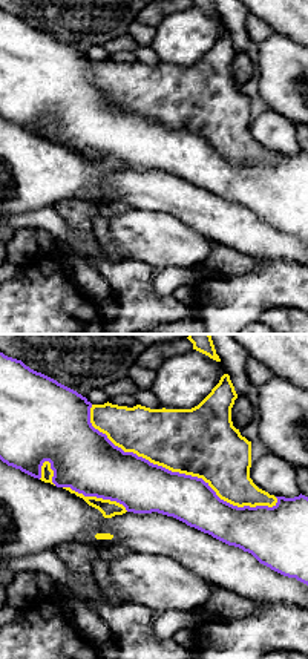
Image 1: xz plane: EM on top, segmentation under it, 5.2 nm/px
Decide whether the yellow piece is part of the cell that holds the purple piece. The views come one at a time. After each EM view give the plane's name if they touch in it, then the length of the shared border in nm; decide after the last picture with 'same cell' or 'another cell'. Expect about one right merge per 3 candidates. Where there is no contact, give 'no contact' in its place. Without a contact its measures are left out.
contact in xz; length 1100 nm

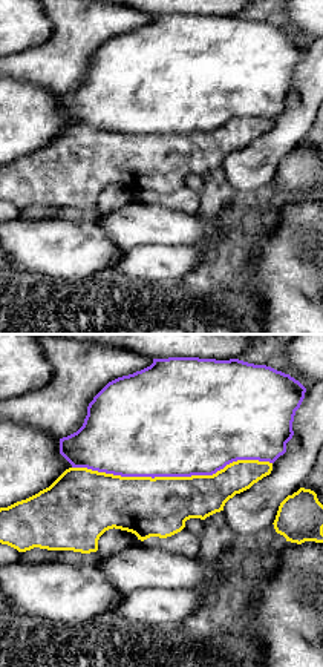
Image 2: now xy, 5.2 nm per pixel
contact in xy; length 1050 nm

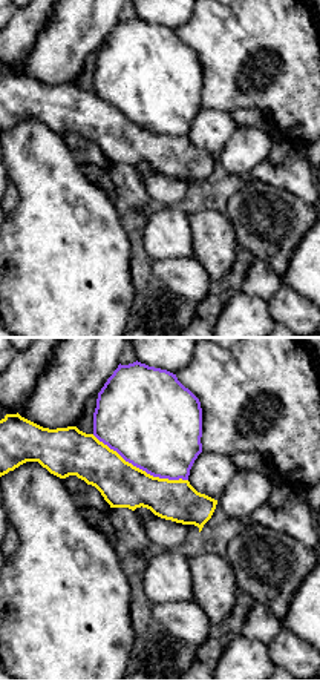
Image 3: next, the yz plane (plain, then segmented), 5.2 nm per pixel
contact in yz; length 550 nm

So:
another cell

